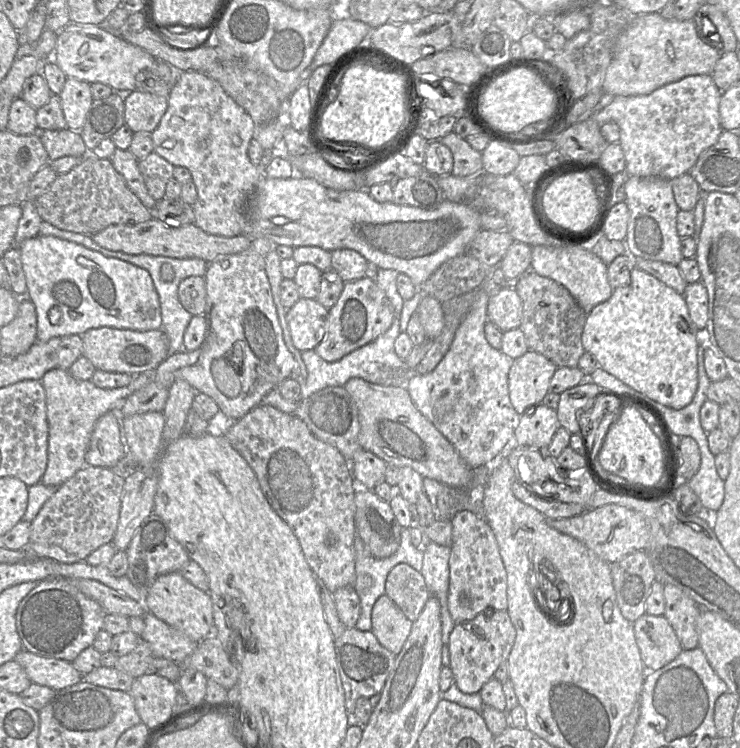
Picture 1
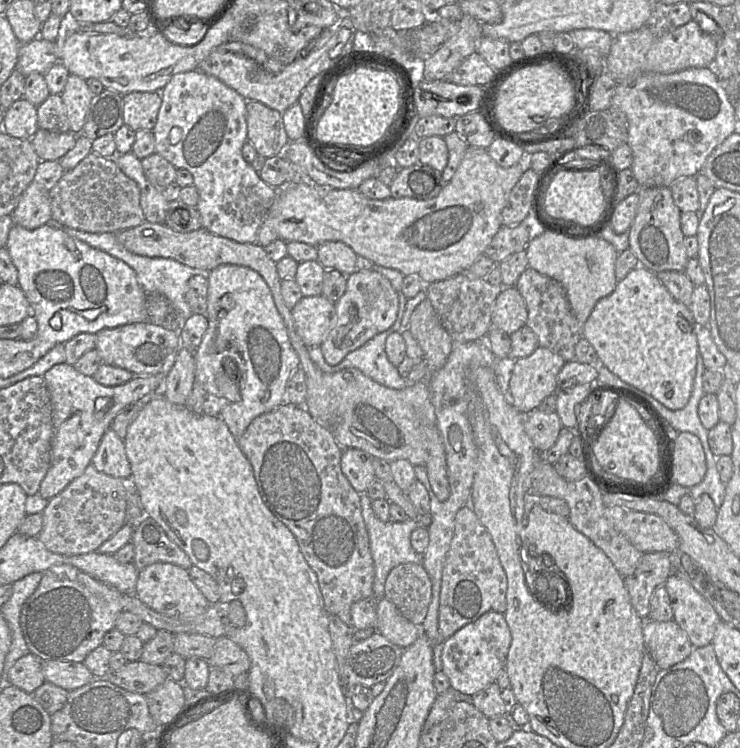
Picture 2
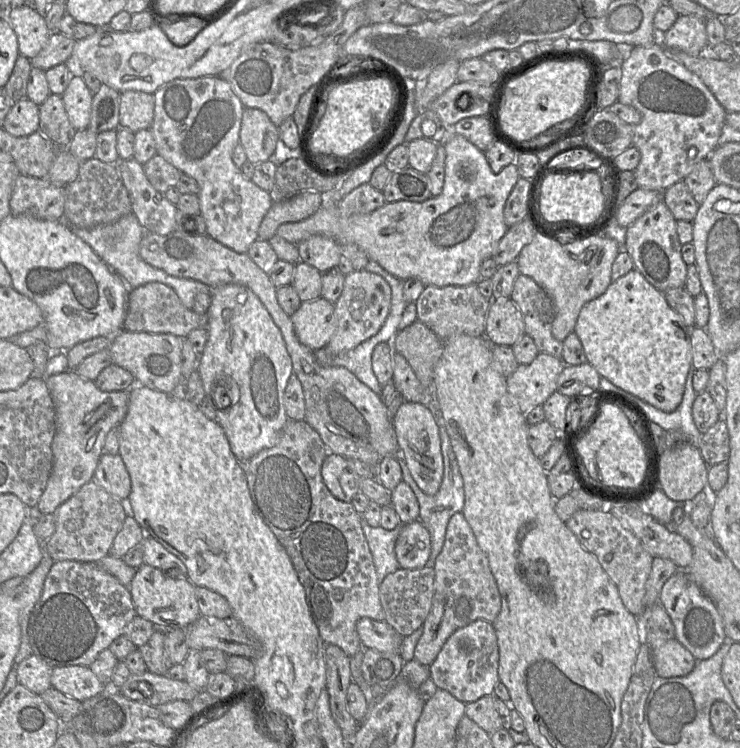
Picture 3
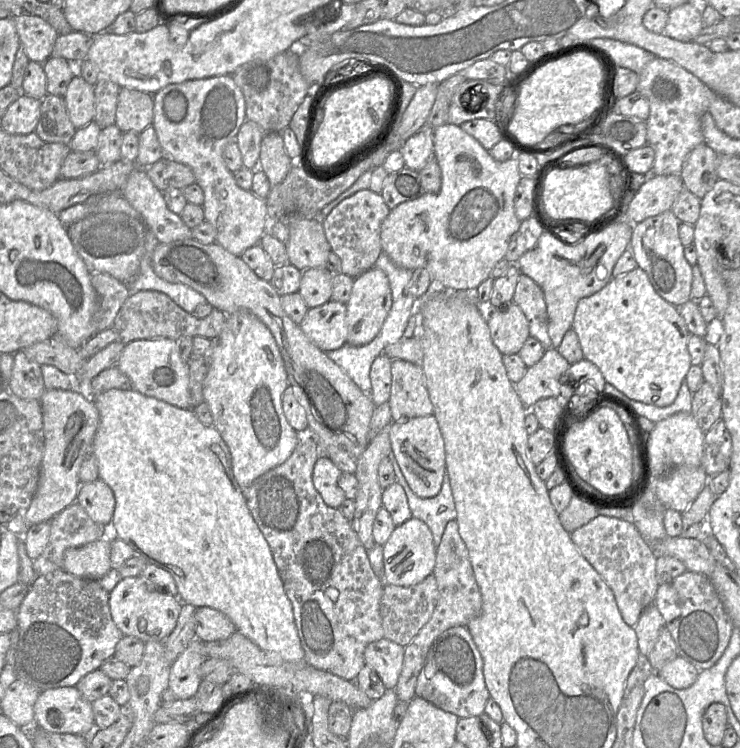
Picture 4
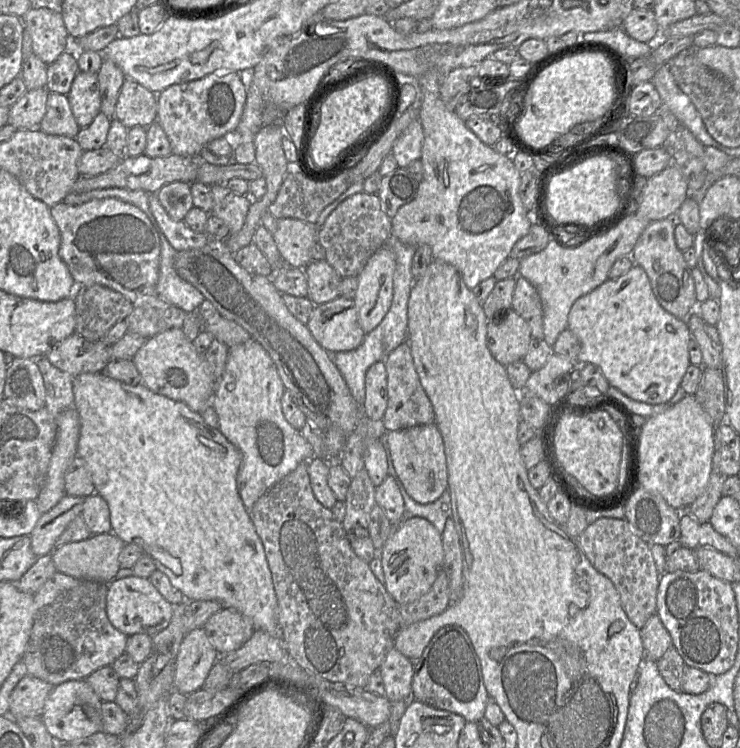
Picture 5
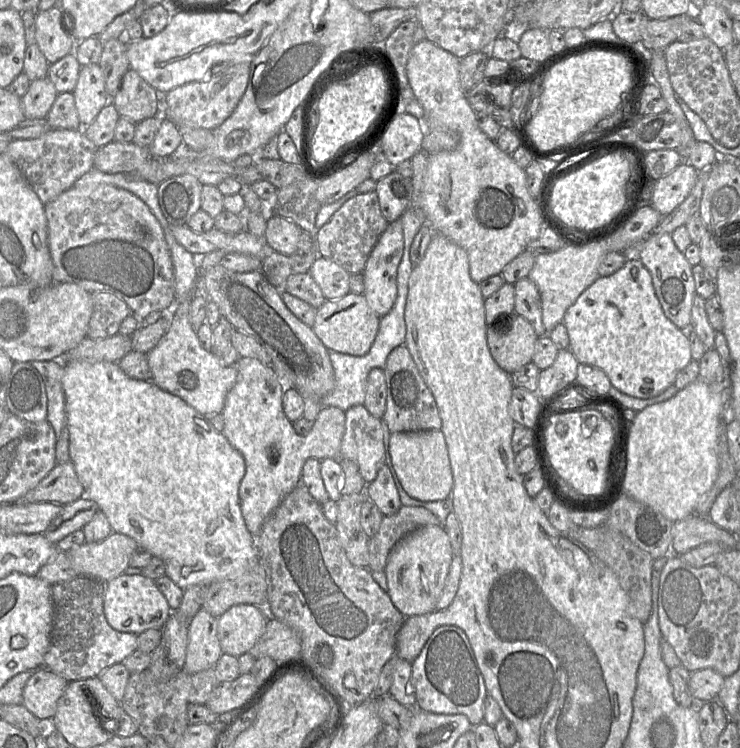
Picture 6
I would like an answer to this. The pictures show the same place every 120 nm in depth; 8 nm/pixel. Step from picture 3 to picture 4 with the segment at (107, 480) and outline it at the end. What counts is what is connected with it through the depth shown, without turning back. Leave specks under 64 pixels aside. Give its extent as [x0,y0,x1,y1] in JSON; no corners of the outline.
[76,479,115,526]

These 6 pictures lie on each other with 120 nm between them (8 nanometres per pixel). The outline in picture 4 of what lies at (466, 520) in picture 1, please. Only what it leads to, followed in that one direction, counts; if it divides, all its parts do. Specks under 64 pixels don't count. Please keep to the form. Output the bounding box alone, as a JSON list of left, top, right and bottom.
[394,519,482,702]

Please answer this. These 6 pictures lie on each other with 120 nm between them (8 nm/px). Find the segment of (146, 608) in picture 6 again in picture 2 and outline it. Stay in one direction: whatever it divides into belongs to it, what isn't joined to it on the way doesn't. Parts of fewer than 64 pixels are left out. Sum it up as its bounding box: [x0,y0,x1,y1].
[136,563,210,620]

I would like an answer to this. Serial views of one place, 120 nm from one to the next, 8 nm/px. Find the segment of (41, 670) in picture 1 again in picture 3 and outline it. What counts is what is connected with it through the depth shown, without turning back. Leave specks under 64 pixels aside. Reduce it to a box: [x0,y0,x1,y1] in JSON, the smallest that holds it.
[50,665,104,702]

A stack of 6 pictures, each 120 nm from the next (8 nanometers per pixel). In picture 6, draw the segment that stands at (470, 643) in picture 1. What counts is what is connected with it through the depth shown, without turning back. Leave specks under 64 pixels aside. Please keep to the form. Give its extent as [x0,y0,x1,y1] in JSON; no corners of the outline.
[411,627,487,727]

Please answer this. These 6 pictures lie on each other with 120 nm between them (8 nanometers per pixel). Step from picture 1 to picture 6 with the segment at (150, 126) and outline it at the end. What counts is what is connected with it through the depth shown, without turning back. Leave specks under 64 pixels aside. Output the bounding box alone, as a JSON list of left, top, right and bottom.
[110,69,162,124]

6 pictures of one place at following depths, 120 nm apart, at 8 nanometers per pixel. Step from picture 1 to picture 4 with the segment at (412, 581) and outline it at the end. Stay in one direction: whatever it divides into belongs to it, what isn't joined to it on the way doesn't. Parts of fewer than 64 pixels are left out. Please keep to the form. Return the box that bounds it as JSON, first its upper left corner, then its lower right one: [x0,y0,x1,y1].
[380,573,439,647]

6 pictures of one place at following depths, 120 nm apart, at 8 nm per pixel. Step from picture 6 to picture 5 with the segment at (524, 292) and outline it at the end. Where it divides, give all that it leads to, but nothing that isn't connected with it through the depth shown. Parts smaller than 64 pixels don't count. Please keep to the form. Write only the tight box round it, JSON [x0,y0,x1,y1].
[512,277,544,339]

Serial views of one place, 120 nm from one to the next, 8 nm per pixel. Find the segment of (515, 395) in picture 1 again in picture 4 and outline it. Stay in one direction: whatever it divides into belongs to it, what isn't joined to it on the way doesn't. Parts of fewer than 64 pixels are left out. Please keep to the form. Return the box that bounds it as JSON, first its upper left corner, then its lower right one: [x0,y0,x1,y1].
[515,348,571,409]

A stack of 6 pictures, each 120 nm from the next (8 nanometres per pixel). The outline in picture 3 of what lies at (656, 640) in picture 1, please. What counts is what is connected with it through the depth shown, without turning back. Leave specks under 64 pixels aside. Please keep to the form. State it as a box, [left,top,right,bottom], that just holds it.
[650,638,695,677]

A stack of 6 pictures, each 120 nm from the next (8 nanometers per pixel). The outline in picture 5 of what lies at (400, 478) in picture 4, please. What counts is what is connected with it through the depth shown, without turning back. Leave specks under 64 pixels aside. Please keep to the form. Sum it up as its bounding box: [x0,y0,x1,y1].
[381,435,452,534]

